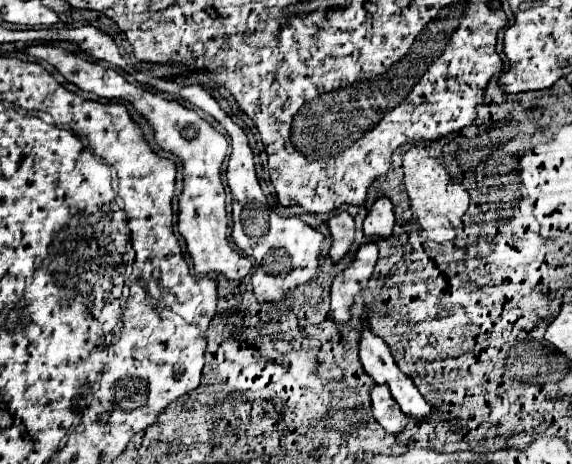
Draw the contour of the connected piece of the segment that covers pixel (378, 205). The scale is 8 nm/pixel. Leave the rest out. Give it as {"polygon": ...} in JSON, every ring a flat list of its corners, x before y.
{"polygon":[[380,197,368,211,368,217,364,219,364,233,366,235,380,235,390,237,394,227,394,211,392,201,388,197]]}

